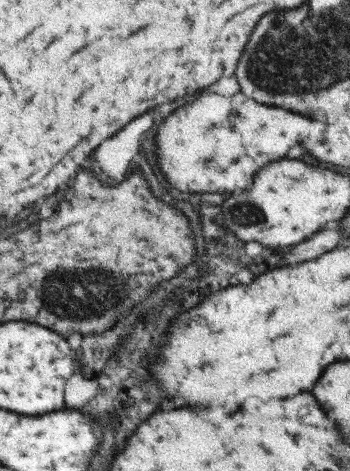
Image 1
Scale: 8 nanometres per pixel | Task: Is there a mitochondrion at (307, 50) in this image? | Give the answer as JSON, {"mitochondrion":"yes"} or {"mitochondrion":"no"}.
{"mitochondrion":"yes"}

